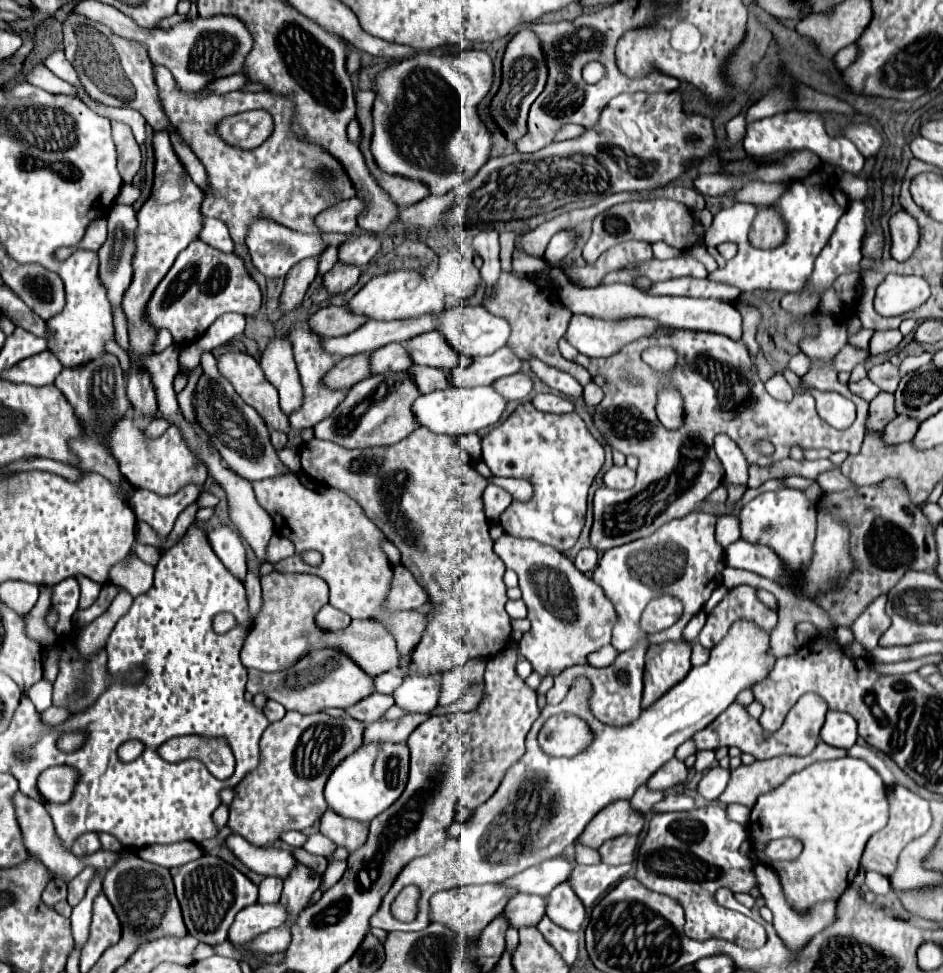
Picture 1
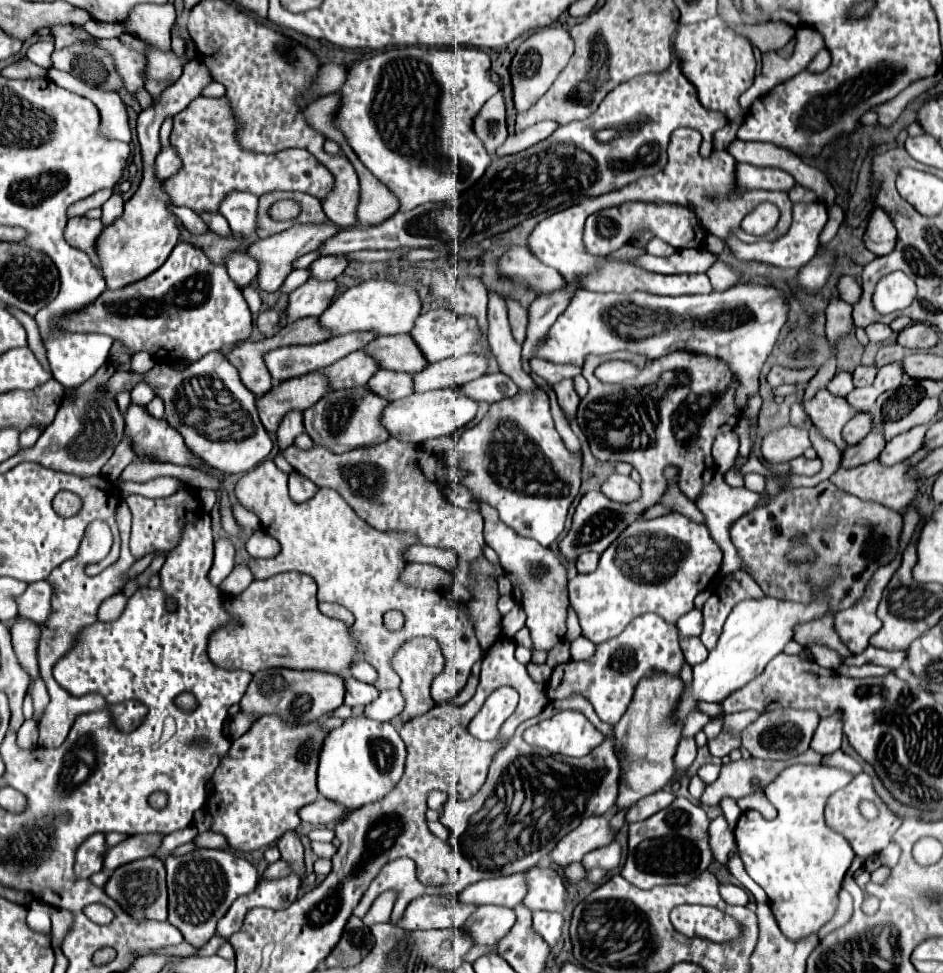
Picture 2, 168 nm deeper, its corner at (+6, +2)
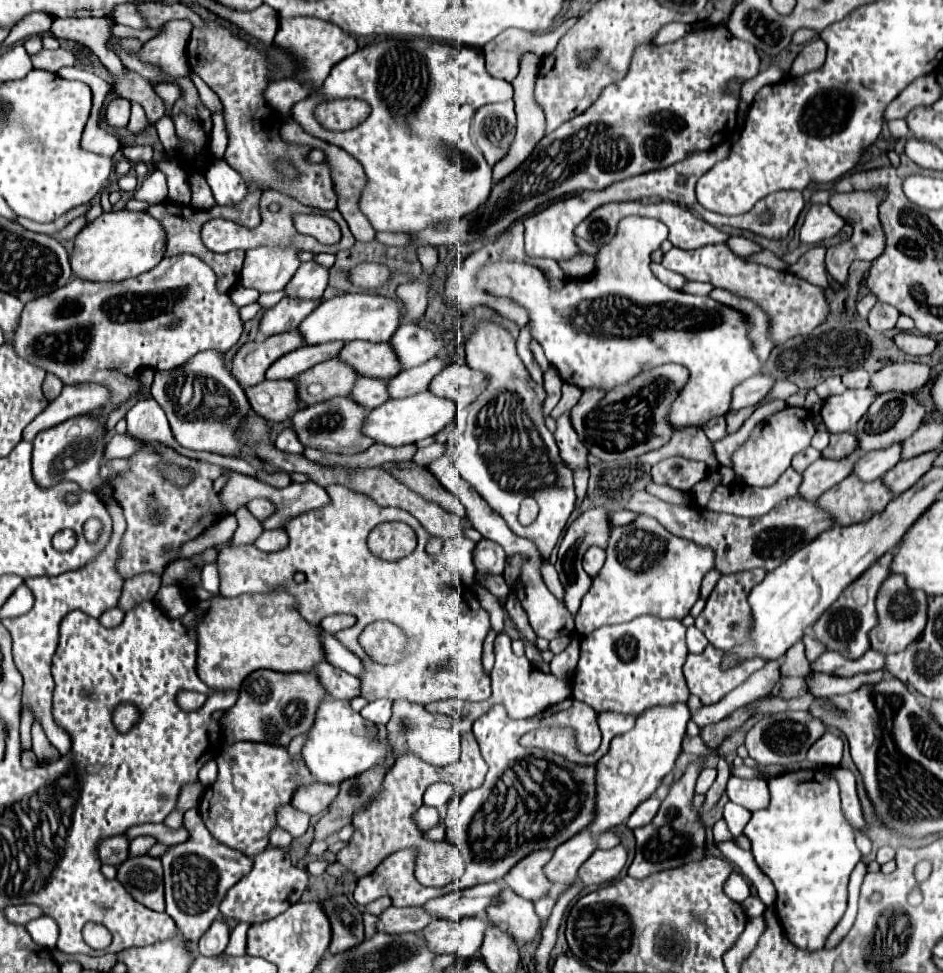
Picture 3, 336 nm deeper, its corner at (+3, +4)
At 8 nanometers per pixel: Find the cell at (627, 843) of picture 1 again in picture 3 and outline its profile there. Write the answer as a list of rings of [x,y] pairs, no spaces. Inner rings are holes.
[[[623,845],[613,849],[597,849],[593,855],[579,867],[579,879],[583,885],[601,885],[613,881],[623,869],[627,853]]]

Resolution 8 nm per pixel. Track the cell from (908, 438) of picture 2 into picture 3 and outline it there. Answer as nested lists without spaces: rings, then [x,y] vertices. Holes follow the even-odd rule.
[[[895,443],[887,449],[869,451],[861,457],[861,463],[857,463],[857,471],[853,471],[853,473],[861,475],[861,479],[865,479],[865,481],[881,479],[889,469],[893,469],[901,461],[901,449],[903,449],[903,445]]]

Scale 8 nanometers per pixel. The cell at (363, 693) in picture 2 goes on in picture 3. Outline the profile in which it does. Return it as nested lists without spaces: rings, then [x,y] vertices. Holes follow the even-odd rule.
[[[323,661],[315,667],[321,683],[325,685],[327,693],[333,695],[335,699],[345,699],[345,701],[351,701],[355,697],[361,695],[361,681],[337,667],[333,667],[331,663]]]

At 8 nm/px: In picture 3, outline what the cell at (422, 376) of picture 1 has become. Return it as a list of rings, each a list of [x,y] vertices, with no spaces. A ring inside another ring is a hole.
[[[359,377],[357,385],[351,391],[351,397],[357,399],[363,407],[375,409],[389,401],[389,391],[387,391],[387,381],[385,379],[373,379],[373,377]]]

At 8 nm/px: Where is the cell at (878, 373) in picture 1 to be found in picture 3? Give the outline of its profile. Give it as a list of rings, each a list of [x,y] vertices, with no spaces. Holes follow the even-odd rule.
[[[851,369],[843,375],[843,383],[849,389],[859,389],[859,387],[869,387],[869,379],[871,375],[865,369]]]

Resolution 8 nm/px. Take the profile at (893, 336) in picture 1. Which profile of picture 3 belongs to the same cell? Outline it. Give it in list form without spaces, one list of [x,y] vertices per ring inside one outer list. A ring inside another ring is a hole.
[[[877,303],[871,313],[869,313],[869,325],[875,329],[875,331],[889,331],[895,327],[897,323],[897,317],[899,317],[899,311],[893,309],[891,305],[881,305]]]

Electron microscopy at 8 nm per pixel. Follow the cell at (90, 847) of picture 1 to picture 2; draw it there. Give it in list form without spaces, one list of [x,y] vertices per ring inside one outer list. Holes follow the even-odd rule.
[[[94,833],[92,837],[88,837],[76,853],[76,865],[74,871],[80,879],[88,879],[90,875],[102,871],[102,861],[106,855],[108,847],[106,847],[106,839],[104,833]]]

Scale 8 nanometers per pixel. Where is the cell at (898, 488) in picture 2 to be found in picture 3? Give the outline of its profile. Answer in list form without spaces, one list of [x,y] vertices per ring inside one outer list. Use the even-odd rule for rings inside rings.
[[[849,475],[829,491],[825,491],[821,497],[821,507],[829,507],[841,519],[841,525],[859,523],[875,515],[877,511],[883,511],[887,503],[895,499],[891,489],[881,481],[861,481],[857,475]]]

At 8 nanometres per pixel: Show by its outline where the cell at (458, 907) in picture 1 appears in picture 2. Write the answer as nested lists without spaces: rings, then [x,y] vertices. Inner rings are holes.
[[[418,897],[402,913],[398,927],[414,929],[448,929],[464,925],[474,913],[474,905],[464,905],[454,897]]]

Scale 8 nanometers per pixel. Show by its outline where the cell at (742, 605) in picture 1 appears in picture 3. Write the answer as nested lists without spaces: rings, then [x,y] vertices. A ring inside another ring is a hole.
[[[757,569],[757,571],[741,571],[741,573],[733,573],[733,575],[723,575],[715,589],[711,591],[705,609],[701,611],[701,615],[695,619],[695,627],[699,631],[703,631],[703,635],[709,639],[709,643],[713,647],[719,649],[729,649],[737,643],[741,643],[741,639],[745,639],[745,635],[749,635],[749,605],[745,603],[749,591],[761,583],[765,577],[765,571]]]

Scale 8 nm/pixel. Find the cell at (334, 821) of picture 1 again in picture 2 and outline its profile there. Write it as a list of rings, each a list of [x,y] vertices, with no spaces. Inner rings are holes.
[[[320,797],[318,801],[306,805],[300,809],[298,817],[306,823],[318,825],[318,827],[332,827],[346,815],[346,807],[338,805],[336,801],[330,801],[326,797]]]

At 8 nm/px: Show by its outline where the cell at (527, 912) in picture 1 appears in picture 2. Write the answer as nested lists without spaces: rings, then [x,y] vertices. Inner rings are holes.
[[[484,905],[478,907],[476,913],[472,913],[470,921],[462,925],[460,929],[466,929],[470,933],[470,941],[474,945],[488,945],[494,947],[514,925],[516,915],[508,907],[496,907],[496,905]]]

